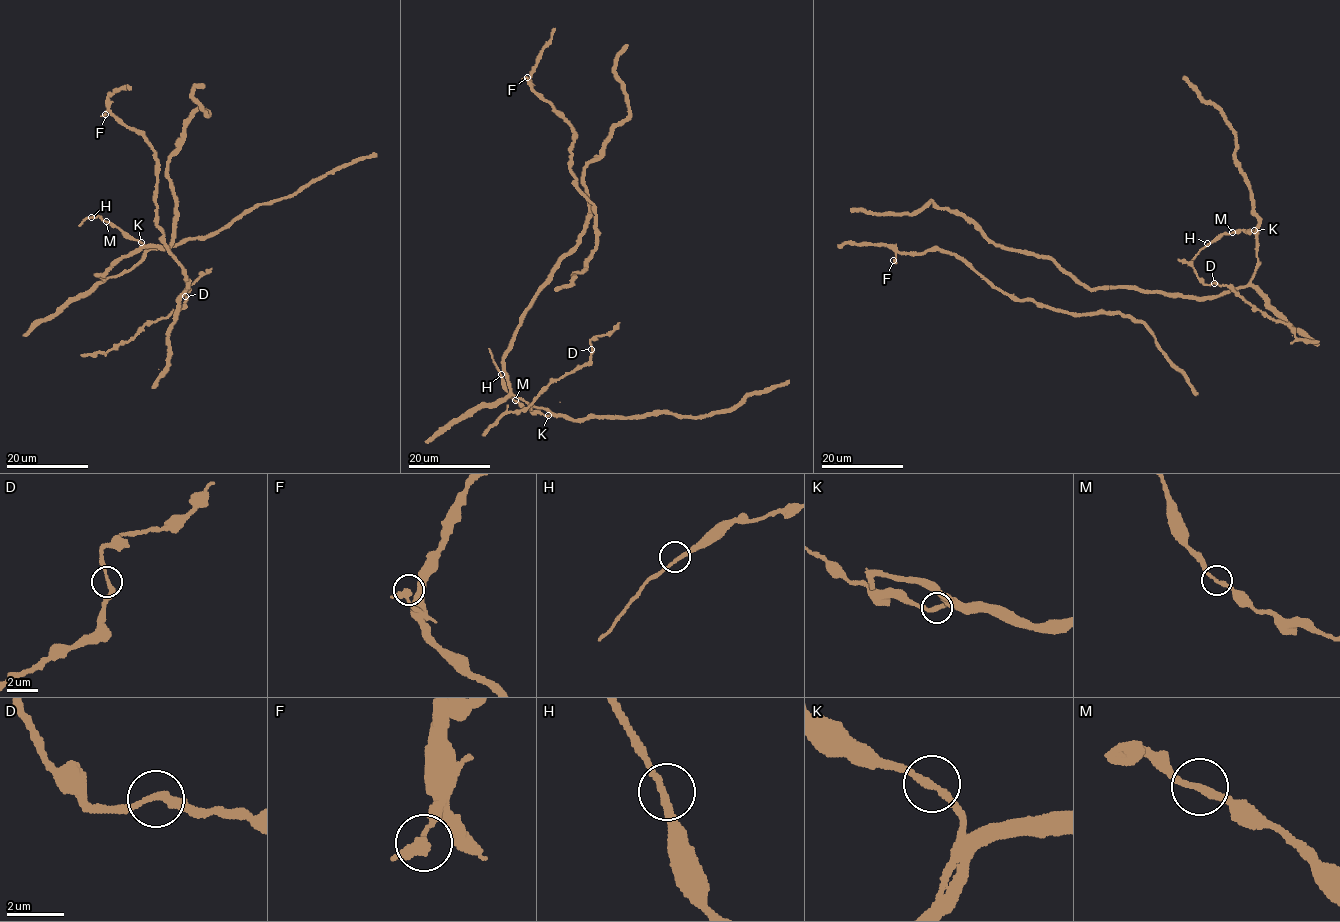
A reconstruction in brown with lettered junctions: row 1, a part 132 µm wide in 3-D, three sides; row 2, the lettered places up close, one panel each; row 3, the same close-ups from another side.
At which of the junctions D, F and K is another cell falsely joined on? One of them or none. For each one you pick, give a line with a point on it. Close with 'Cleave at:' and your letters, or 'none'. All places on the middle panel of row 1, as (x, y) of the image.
Cleave at: none

